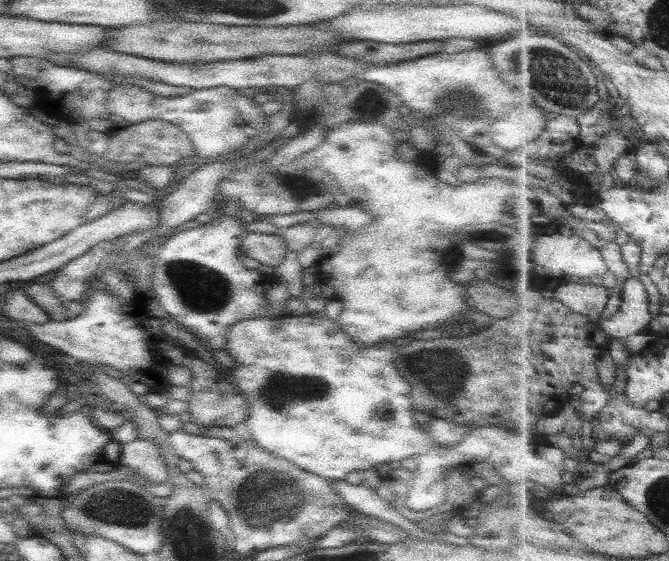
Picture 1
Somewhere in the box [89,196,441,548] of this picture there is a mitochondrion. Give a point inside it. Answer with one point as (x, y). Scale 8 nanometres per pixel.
(268, 500)

